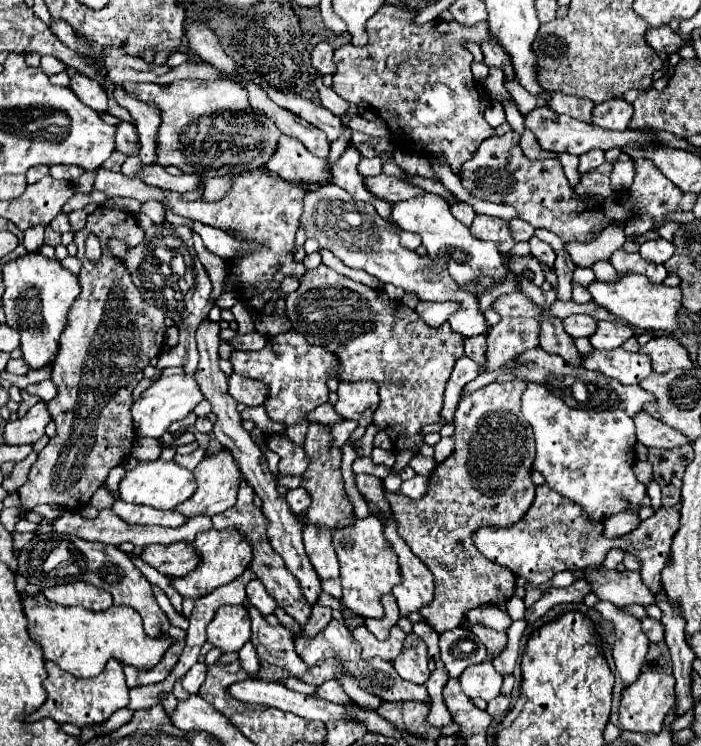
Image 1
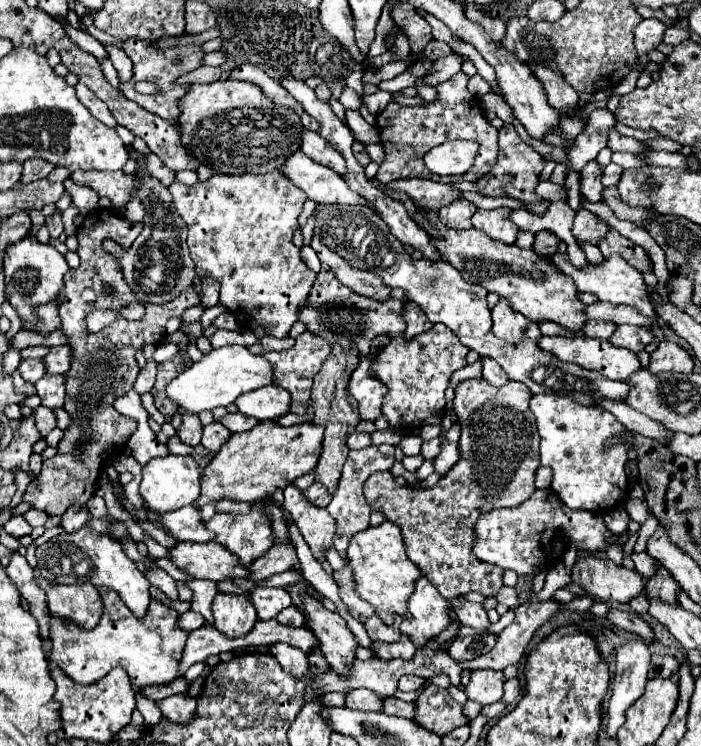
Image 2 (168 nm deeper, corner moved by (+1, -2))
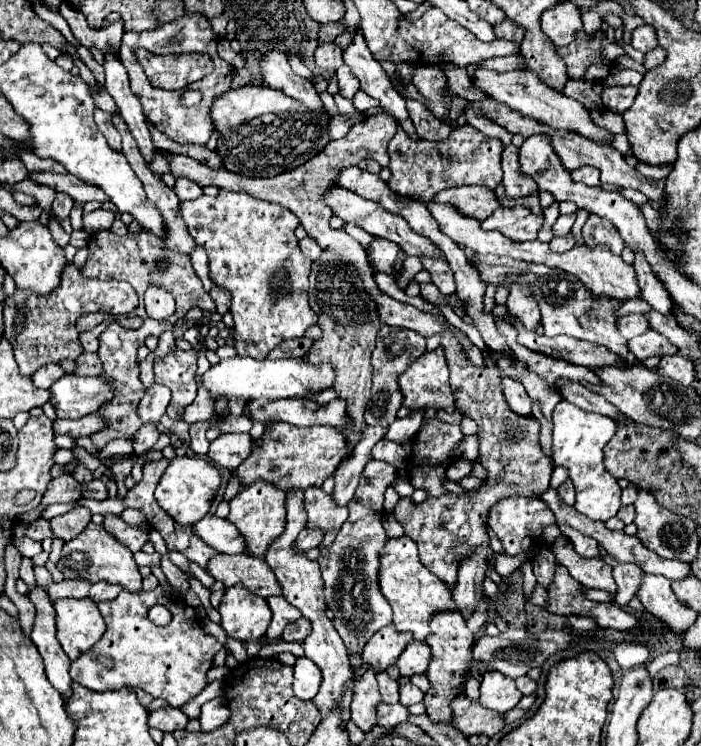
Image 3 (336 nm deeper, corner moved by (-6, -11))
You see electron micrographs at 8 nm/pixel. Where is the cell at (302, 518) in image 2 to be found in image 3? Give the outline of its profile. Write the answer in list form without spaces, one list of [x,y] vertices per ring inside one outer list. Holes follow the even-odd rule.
[[[308,487],[304,491],[304,507],[308,513],[308,527],[322,527],[324,531],[340,529],[348,517],[348,509],[340,507],[334,497],[320,487]]]

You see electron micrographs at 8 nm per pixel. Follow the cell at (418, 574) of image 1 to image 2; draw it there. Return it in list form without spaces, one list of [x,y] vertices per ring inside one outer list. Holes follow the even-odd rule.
[[[425,576],[415,580],[415,590],[409,596],[407,608],[411,618],[405,618],[399,630],[407,634],[417,648],[425,646],[427,640],[433,640],[451,624],[449,604]]]

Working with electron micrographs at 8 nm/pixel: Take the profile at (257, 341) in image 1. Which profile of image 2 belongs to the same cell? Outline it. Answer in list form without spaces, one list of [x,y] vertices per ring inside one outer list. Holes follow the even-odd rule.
[[[265,336],[261,338],[257,344],[249,346],[249,350],[253,354],[263,354],[263,352],[271,352],[271,350],[283,350],[283,348],[291,348],[295,344],[293,338],[283,338],[283,340],[277,340],[277,338],[271,338],[271,336]]]

